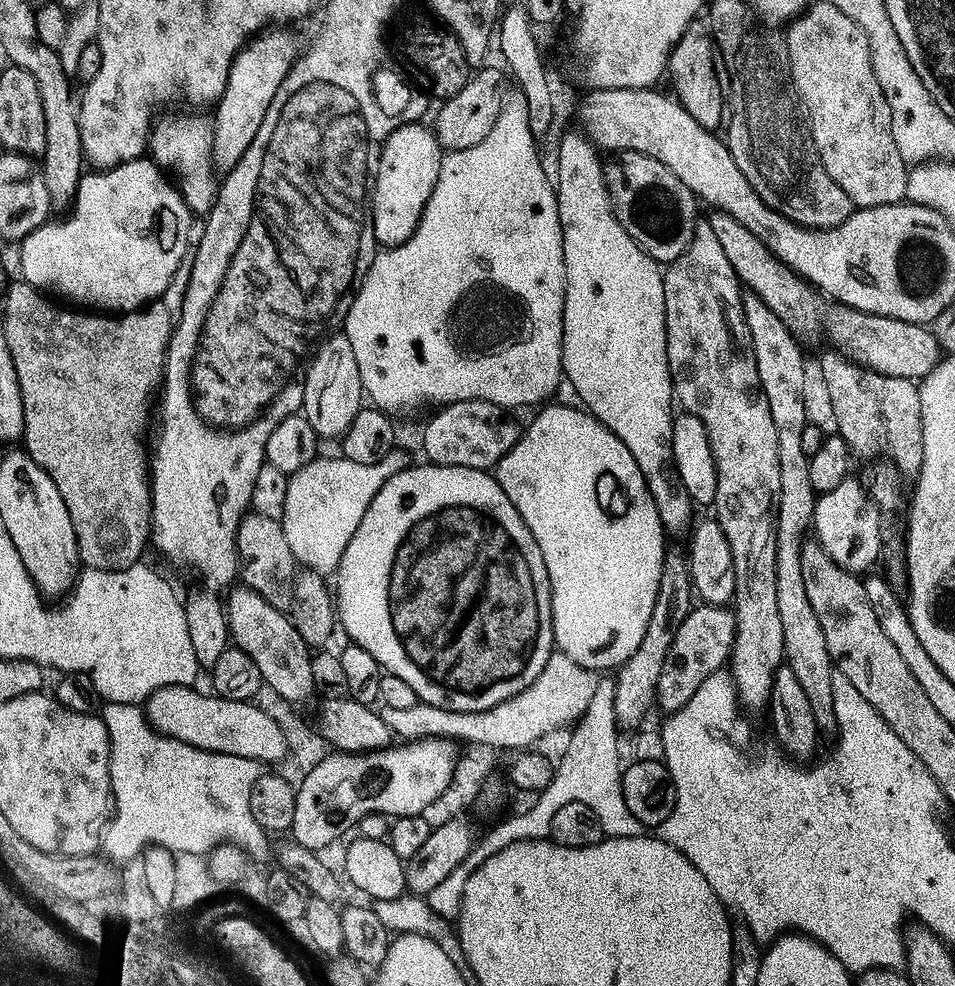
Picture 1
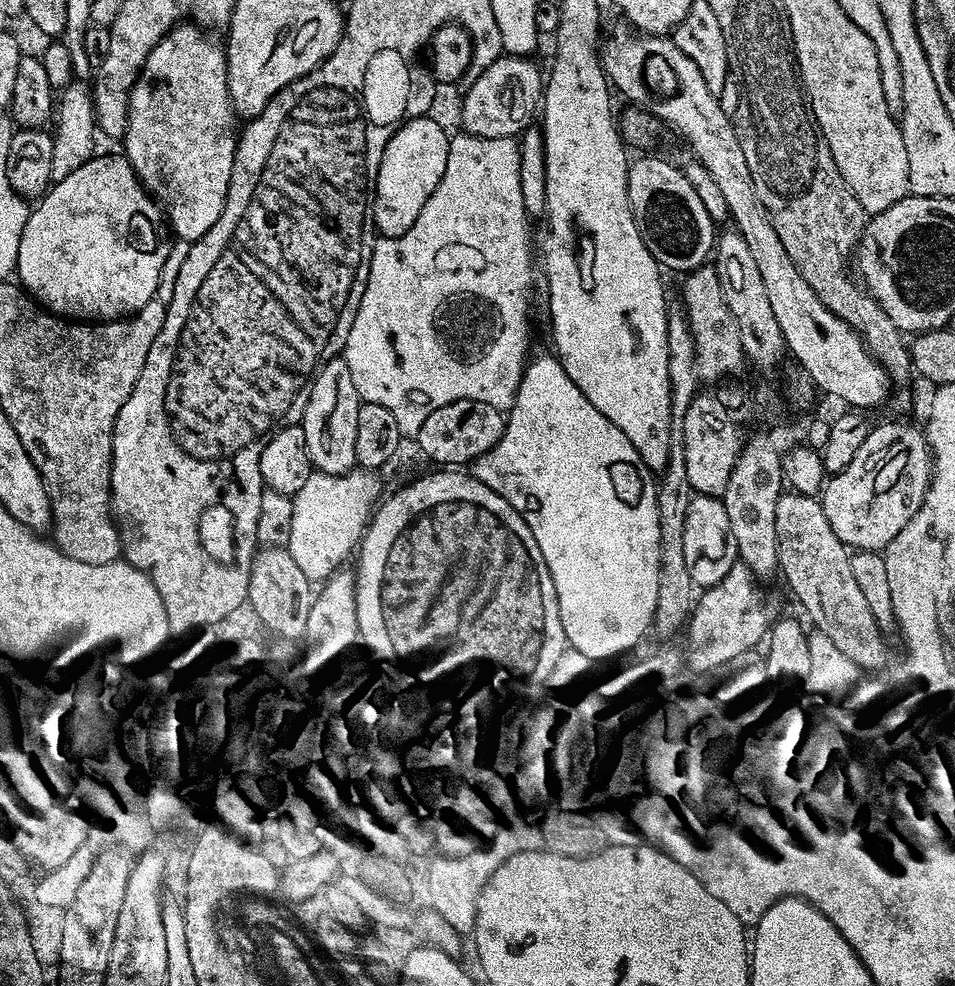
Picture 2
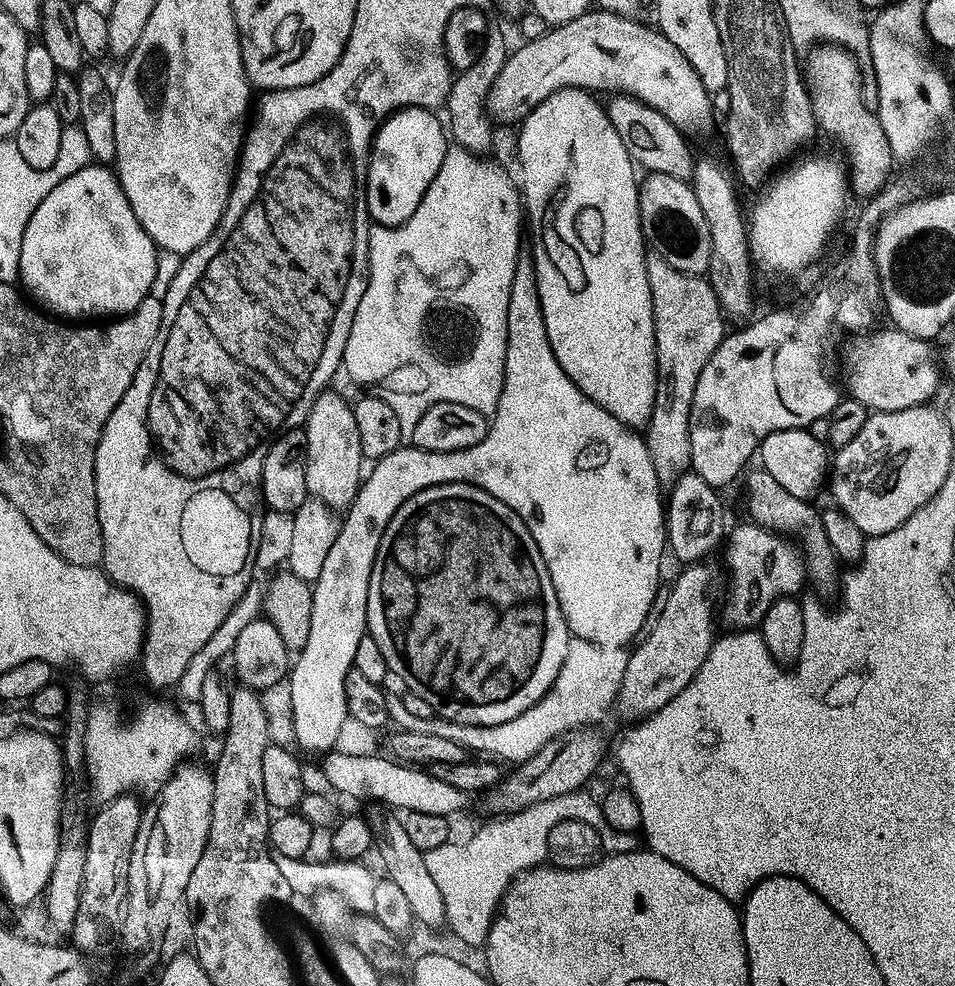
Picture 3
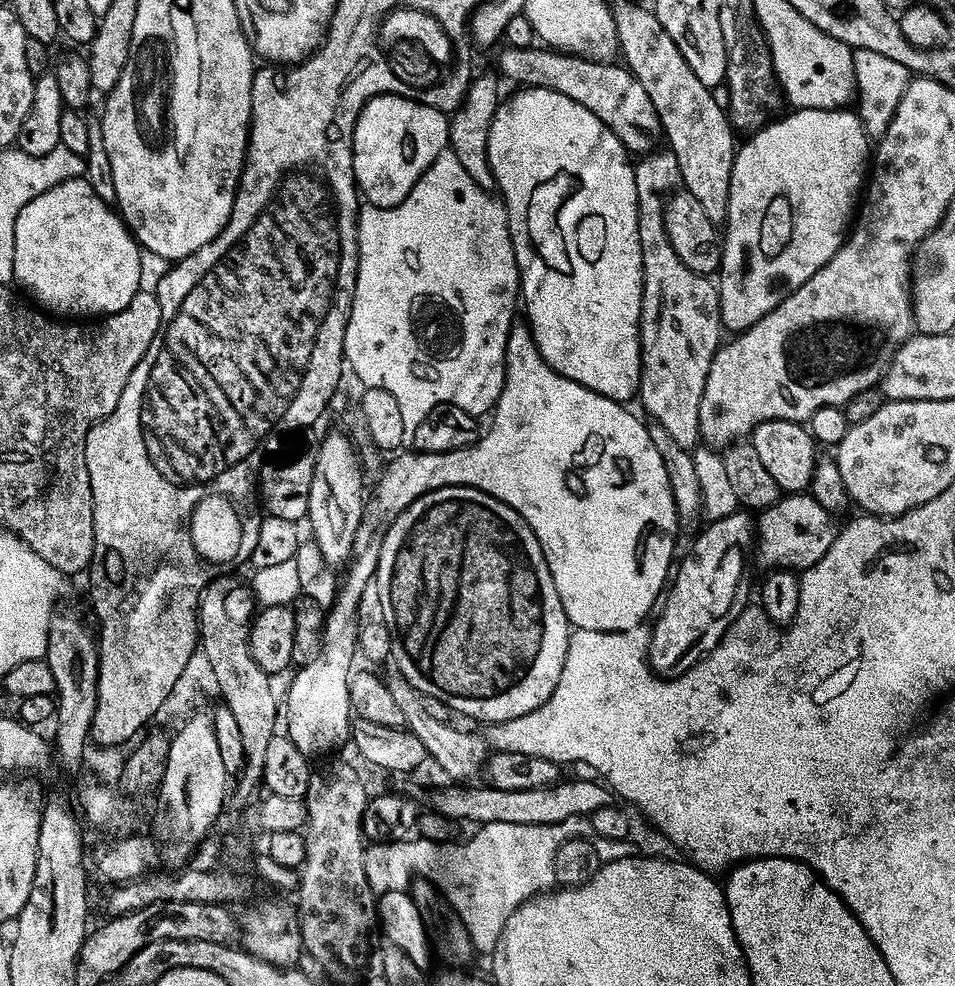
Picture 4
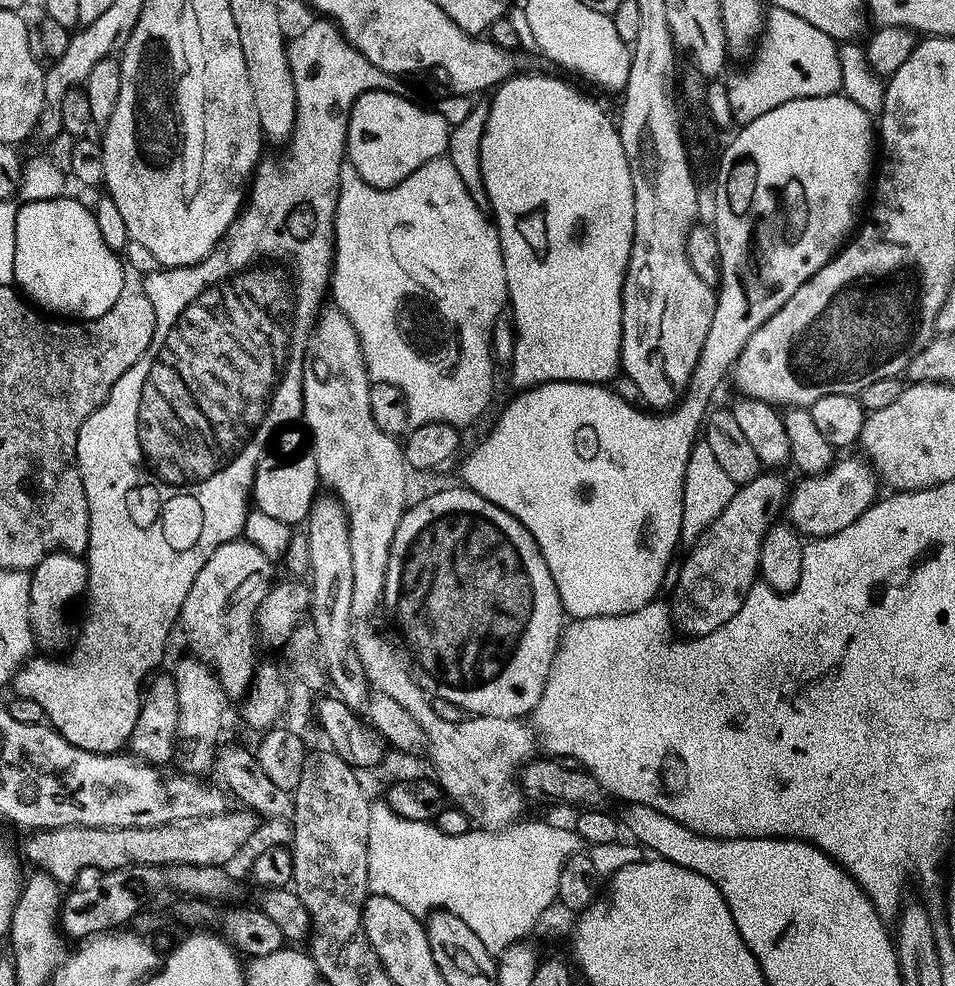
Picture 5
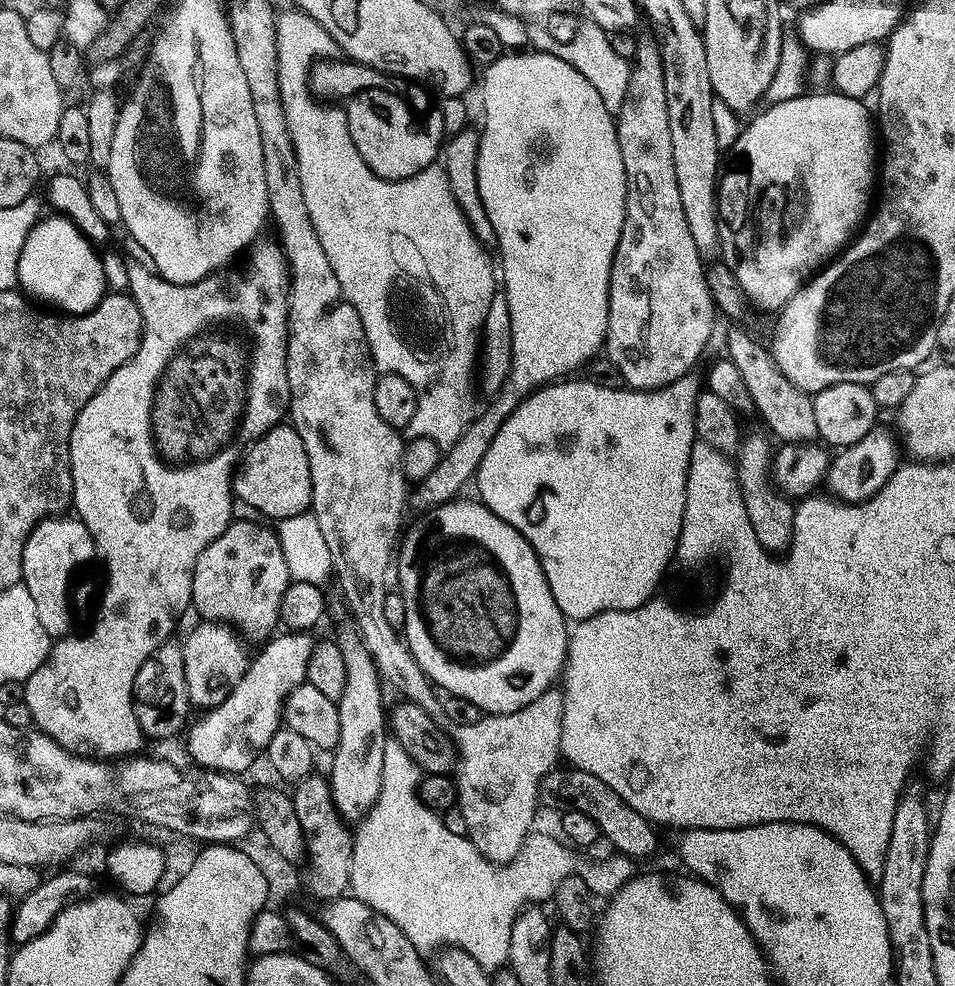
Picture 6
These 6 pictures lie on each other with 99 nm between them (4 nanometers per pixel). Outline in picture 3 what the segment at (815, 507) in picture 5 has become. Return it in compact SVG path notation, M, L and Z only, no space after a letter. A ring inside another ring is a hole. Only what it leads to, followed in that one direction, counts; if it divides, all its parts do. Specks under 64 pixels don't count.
M745 522L726 536L728 544L728 568L726 564L726 595L722 600L722 620L736 630L752 630L764 621L766 610L784 596L795 597L796 591L806 584L806 557L797 541L787 535L773 532L763 524Z

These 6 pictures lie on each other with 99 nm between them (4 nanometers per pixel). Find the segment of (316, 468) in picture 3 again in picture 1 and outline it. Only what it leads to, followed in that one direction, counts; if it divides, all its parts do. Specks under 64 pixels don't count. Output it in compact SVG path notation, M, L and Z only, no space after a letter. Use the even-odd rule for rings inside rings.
M342 334L330 336L319 341L318 347L311 353L312 361L311 356L307 361L308 373L302 377L302 414L310 422L310 426L314 426L321 441L335 441L343 437L344 431L350 426L350 422L354 422L366 400L362 378L358 378L358 362L354 359L354 350L350 342Z

